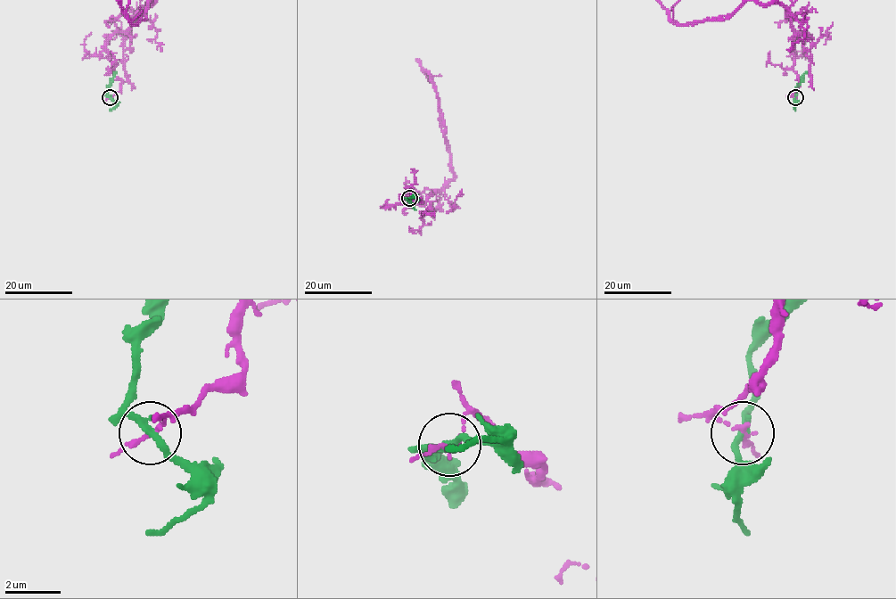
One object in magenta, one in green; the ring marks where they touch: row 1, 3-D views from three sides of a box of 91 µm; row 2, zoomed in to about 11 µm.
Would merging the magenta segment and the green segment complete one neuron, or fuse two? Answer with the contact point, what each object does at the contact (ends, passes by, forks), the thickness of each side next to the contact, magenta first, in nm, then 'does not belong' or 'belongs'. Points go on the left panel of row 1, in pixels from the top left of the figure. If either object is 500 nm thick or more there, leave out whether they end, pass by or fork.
(110, 97) | magenta passes by | green passes by | 150/240 nm | does not belong

